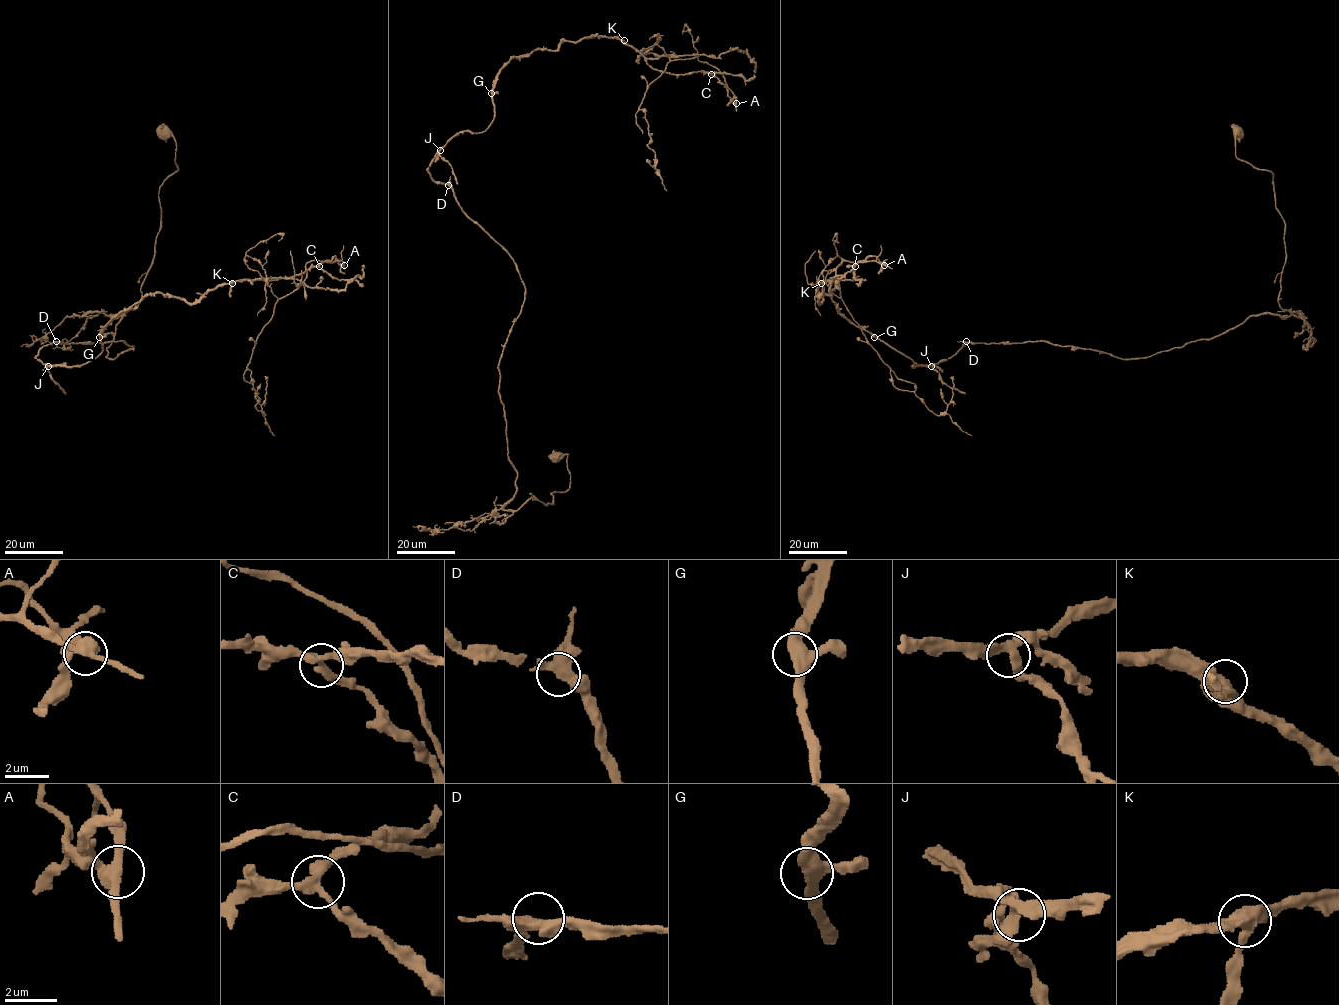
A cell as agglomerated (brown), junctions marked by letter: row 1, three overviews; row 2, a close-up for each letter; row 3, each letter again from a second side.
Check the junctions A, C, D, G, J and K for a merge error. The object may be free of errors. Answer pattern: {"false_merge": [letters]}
{"false_merge": ["A"]}

